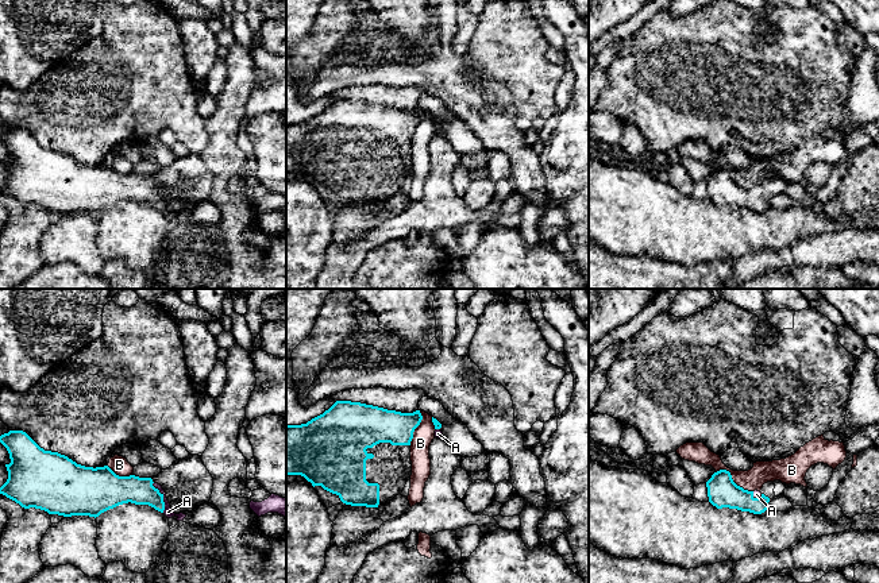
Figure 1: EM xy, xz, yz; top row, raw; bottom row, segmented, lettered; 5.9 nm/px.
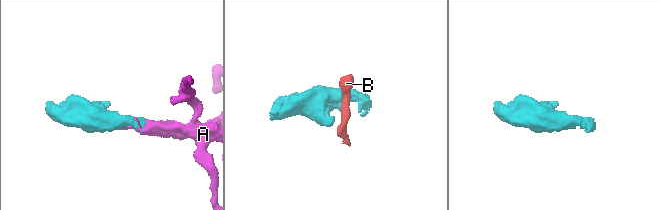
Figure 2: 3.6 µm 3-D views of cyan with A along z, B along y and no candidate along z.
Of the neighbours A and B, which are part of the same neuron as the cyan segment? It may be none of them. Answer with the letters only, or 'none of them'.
A

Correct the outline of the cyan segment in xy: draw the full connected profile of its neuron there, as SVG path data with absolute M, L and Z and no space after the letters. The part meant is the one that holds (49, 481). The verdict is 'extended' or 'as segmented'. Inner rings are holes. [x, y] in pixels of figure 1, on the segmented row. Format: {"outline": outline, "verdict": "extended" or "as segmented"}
{"outline": "M9 431L0 436L0 443L7 448L11 463L5 464L7 482L0 487L0 494L15 501L24 509L35 507L63 517L89 516L101 513L123 503L149 505L163 513L167 518L177 517L184 521L186 514L176 514L161 484L151 478L135 475L119 476L108 466L85 467L58 452L45 451L26 432Z", "verdict": "extended"}

